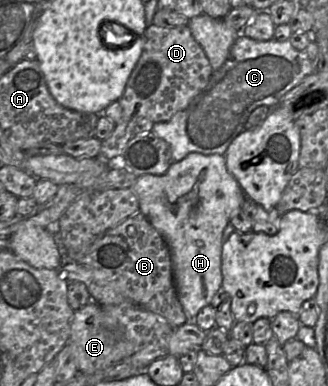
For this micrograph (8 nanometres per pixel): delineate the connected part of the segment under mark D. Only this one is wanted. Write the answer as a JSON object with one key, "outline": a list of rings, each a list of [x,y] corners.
{"outline":[[[149,25],[143,34],[142,54],[118,100],[122,119],[110,137],[102,141],[99,157],[108,163],[119,163],[127,143],[134,136],[133,130],[139,119],[147,118],[153,123],[169,121],[203,91],[212,72],[204,50],[193,38],[188,26],[164,28]]]}

